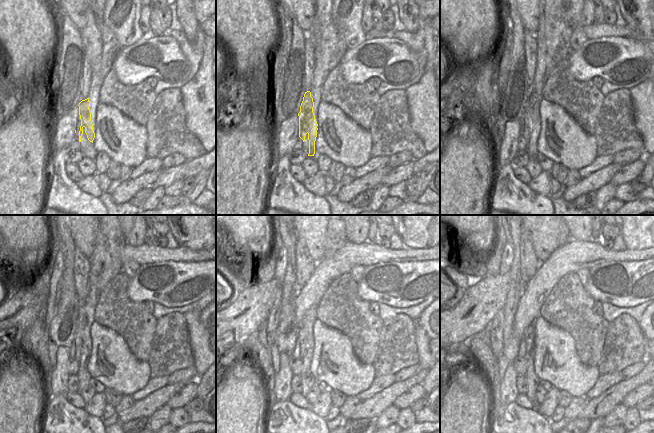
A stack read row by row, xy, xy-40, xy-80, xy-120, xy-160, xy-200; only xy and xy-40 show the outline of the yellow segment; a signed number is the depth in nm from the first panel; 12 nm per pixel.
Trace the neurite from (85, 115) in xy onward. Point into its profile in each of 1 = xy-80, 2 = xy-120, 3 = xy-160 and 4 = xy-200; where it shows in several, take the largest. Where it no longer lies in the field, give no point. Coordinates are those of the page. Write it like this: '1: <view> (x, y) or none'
1: xy-80 (532, 125)
2: xy-120 (83, 343)
3: xy-160 (307, 344)
4: xy-200 (531, 379)

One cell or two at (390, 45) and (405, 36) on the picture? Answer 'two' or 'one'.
two

